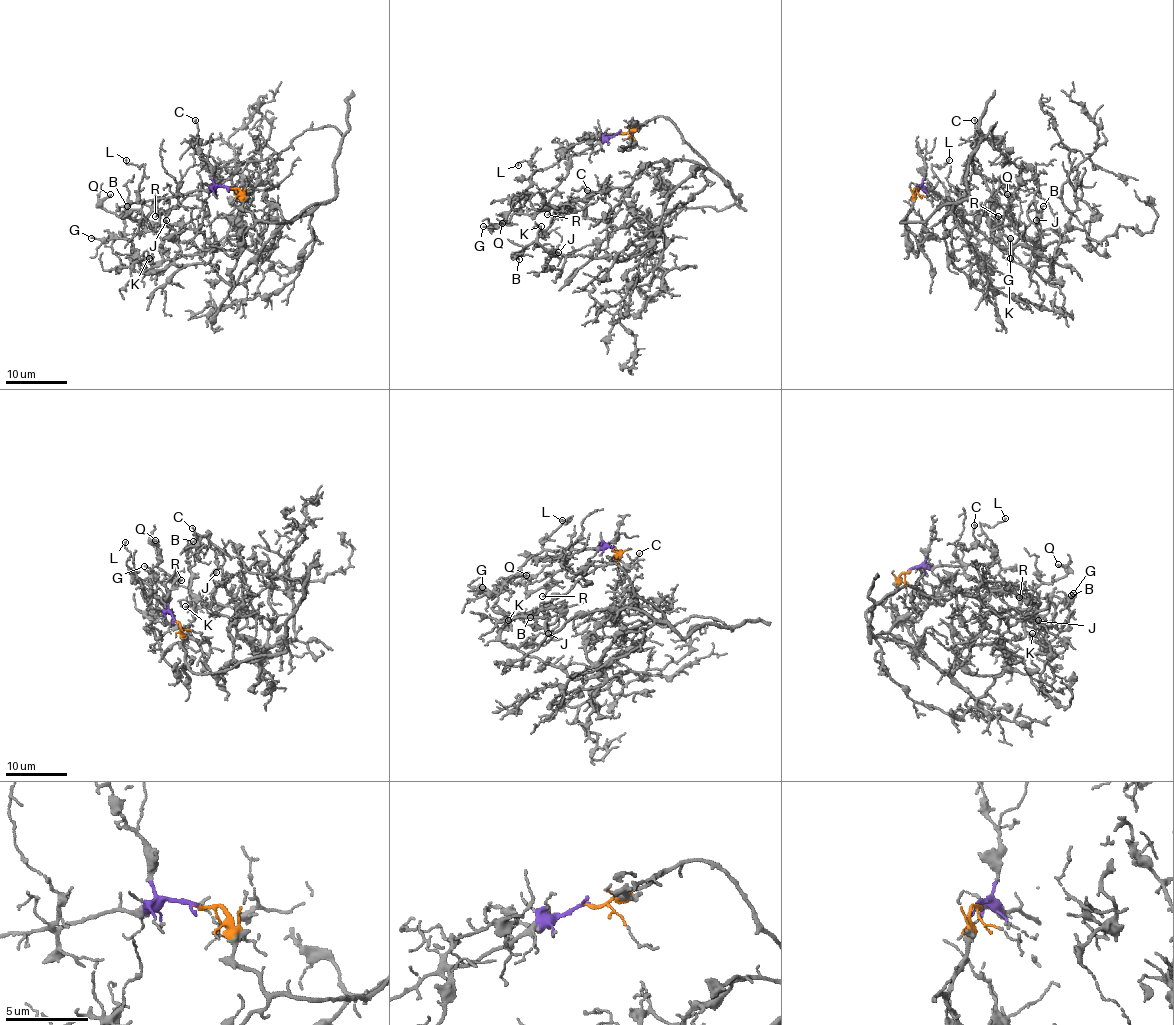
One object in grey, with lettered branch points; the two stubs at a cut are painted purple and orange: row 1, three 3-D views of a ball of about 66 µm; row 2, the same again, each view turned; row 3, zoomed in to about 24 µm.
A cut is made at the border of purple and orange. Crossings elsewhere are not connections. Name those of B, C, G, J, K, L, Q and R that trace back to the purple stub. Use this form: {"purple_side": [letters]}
{"purple_side": ["G", "L", "Q", "R"]}

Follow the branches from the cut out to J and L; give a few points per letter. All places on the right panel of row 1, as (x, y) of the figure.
J: (917, 187), (900, 222), (924, 222), (952, 205), (1001, 247), (1029, 237), (1044, 250), (1038, 259), (1036, 221)
L: (917, 187), (953, 202), (932, 167), (941, 167), (949, 159)

